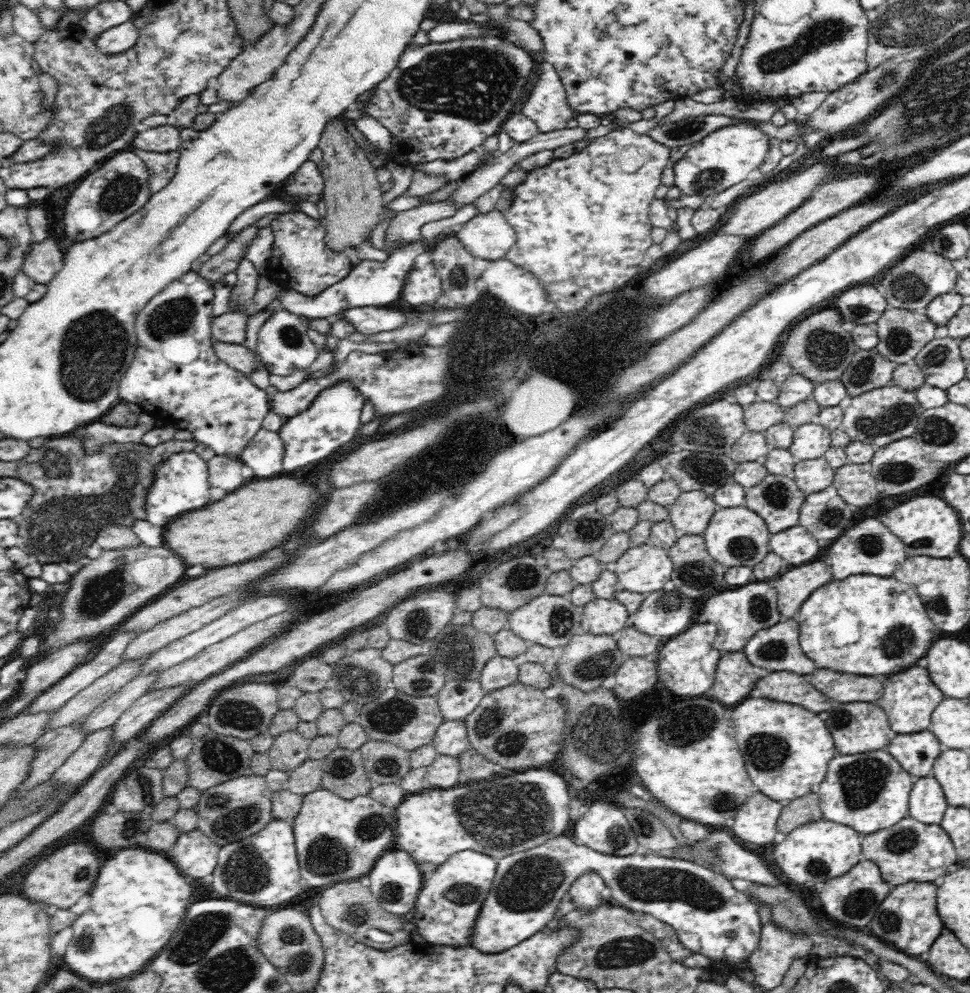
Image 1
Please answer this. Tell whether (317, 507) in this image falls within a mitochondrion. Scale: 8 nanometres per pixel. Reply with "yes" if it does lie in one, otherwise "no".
no

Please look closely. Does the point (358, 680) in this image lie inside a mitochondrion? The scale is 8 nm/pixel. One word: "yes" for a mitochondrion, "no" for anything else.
yes

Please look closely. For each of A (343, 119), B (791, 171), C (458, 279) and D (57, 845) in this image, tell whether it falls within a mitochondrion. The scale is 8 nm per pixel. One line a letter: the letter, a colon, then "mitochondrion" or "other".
A: other
B: other
C: mitochondrion
D: other

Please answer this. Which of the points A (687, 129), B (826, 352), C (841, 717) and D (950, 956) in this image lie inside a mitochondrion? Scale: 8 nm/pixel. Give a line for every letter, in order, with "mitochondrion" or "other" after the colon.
A: other
B: mitochondrion
C: mitochondrion
D: other

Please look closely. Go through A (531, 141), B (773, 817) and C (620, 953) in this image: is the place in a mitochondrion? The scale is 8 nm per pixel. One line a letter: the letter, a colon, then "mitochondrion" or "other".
A: other
B: other
C: mitochondrion

